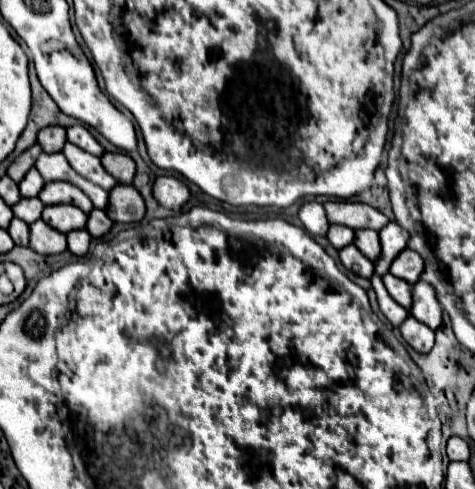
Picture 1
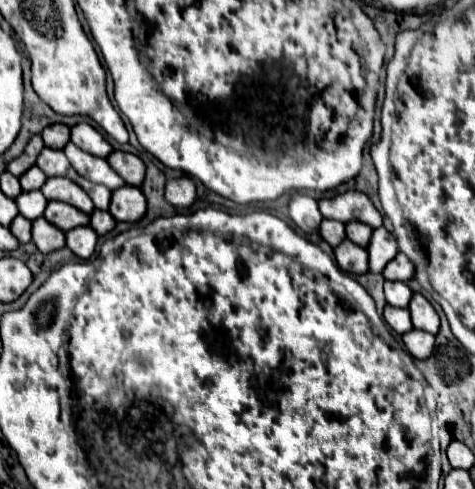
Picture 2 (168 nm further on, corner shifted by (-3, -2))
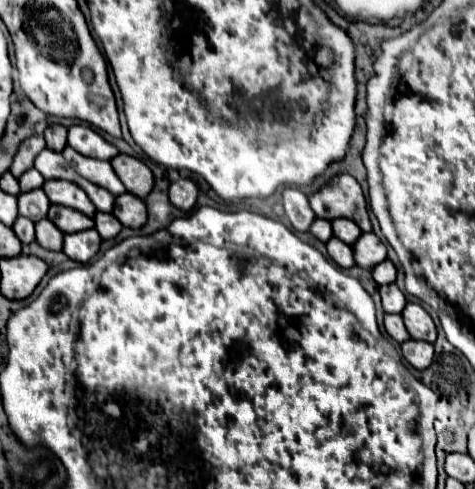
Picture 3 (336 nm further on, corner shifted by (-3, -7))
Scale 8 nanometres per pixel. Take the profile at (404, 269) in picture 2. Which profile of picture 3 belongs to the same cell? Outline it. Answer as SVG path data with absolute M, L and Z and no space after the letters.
M385 259L383 263L379 263L377 267L373 267L373 279L379 283L379 285L385 285L385 283L393 283L395 281L395 275L397 275L397 269L395 265Z

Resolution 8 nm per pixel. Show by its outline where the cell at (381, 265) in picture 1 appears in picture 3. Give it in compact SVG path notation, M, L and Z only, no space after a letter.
M363 233L357 243L353 245L353 255L355 255L355 265L373 269L377 263L387 259L387 249L385 245L375 237L375 233Z

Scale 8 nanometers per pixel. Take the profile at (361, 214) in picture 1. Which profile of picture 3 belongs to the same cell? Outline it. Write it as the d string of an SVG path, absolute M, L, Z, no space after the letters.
M339 173L327 181L317 193L309 195L309 205L315 217L321 219L351 219L361 231L371 231L367 201L361 185L347 173Z

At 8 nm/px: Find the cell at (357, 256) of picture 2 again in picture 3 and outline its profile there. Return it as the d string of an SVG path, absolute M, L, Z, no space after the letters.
M333 237L333 239L327 241L327 253L343 269L349 269L349 267L355 265L355 261L353 261L353 249L349 245L345 245L337 237Z

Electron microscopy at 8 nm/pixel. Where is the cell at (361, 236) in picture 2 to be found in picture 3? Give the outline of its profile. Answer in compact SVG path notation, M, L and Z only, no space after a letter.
M333 219L331 227L333 227L333 235L347 245L353 245L361 235L361 229L351 219Z

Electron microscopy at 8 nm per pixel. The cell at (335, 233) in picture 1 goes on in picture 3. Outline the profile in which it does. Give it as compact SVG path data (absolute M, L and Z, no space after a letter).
M315 219L315 221L311 223L311 227L309 227L309 233L311 233L313 237L317 237L319 241L323 241L323 243L327 243L327 241L333 237L331 223L329 223L327 219Z

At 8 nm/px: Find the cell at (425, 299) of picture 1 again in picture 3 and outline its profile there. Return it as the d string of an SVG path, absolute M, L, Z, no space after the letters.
M409 303L403 309L401 317L405 321L405 327L407 327L411 339L421 339L421 341L427 341L427 343L435 343L435 339L437 339L435 323L433 323L431 315L421 305Z

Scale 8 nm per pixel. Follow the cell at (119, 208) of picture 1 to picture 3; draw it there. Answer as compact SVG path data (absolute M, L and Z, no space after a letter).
M123 193L115 199L115 209L113 215L131 229L139 229L147 223L147 209L143 199L131 195L131 193Z

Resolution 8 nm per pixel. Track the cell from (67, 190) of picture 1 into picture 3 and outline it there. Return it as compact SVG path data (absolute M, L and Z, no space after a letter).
M55 179L45 181L43 189L45 189L49 201L55 203L55 205L73 207L73 209L77 209L77 211L81 211L81 213L85 213L89 217L93 217L95 211L97 211L95 205L91 203L91 199L87 197L87 193L79 185L75 185L71 181L55 181Z

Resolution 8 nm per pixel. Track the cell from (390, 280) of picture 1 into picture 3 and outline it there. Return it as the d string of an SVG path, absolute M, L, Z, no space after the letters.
M395 283L391 285L381 285L379 287L379 293L381 293L381 299L383 299L383 309L385 313L401 313L407 305L405 301L405 295L397 289Z

